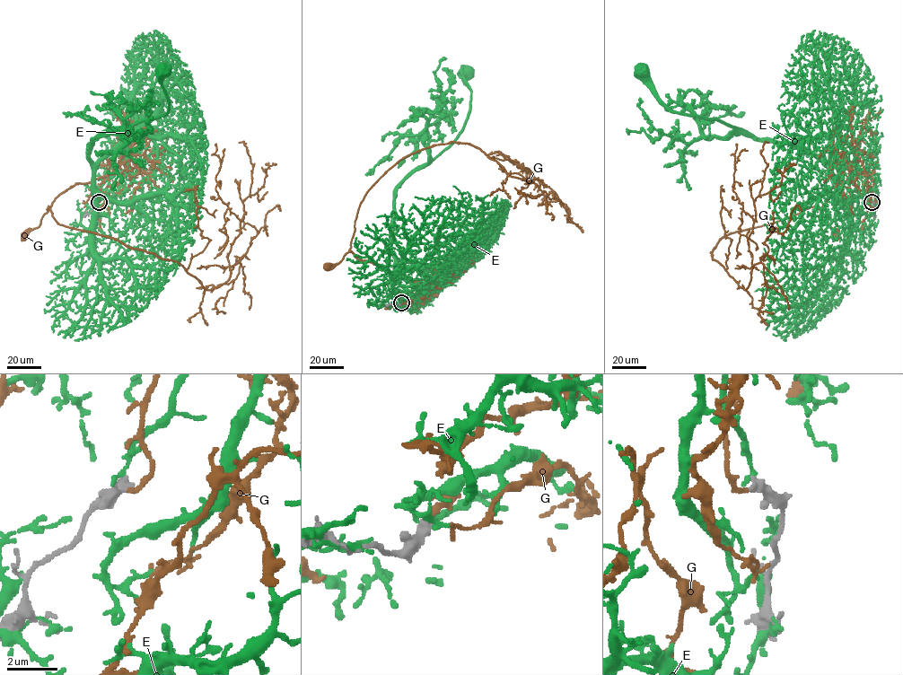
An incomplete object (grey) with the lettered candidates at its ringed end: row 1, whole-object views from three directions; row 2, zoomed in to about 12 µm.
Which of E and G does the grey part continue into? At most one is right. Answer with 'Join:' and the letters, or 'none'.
Join: G

